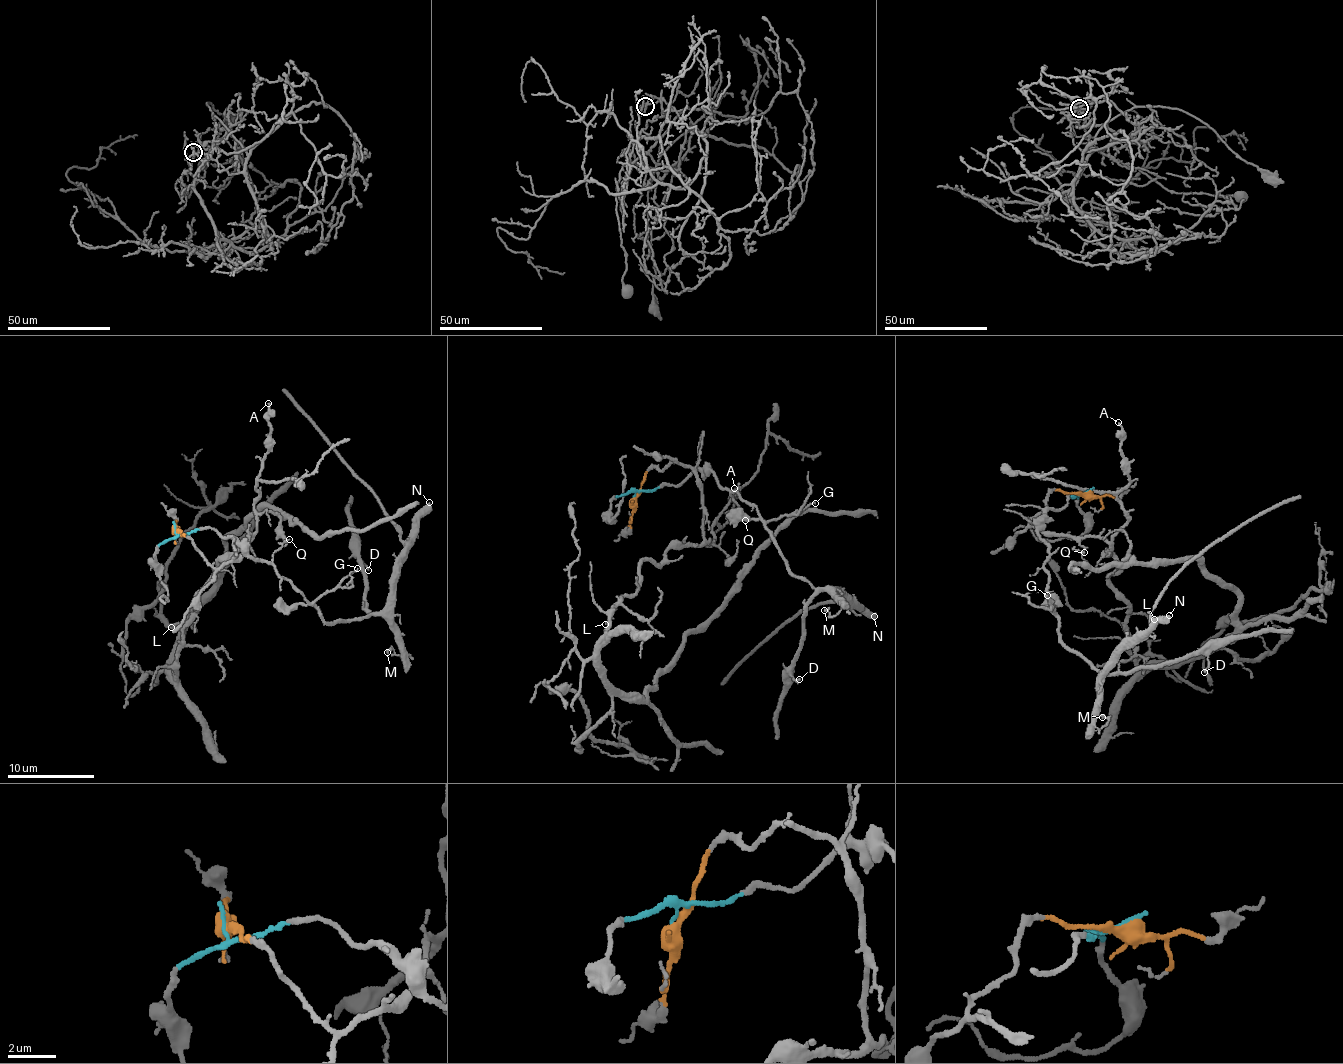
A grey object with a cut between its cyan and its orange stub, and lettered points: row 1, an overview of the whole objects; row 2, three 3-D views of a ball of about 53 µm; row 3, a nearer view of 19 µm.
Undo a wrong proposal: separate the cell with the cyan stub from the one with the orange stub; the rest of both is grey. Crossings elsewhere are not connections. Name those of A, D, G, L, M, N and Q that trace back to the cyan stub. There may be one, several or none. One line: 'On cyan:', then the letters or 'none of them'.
On cyan: D, G, M, N, Q

